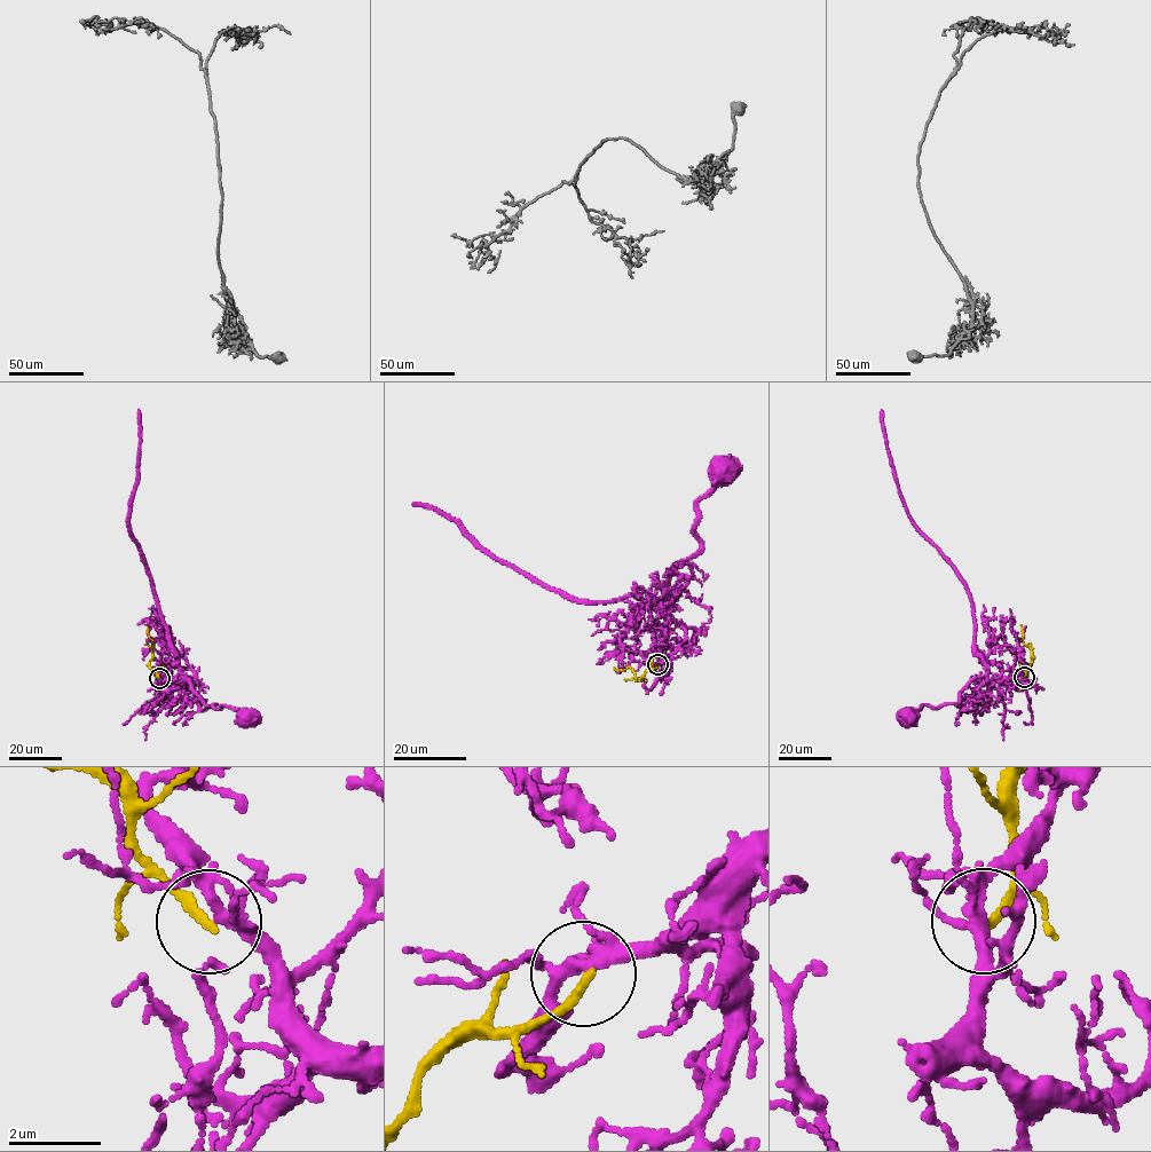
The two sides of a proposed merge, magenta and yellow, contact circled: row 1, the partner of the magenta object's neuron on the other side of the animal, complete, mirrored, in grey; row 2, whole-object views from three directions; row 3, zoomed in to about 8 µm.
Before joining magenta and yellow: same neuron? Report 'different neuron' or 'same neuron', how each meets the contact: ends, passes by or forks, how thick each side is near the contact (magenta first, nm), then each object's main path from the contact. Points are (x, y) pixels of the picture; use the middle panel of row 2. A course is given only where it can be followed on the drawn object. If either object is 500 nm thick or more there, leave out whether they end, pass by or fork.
different neuron; magenta forks there; yellow ends there; 240 nm thick on the magenta side, 200 nm on the other; magenta runs (659, 664), (685, 638), (664, 586), (700, 546), (696, 500), (715, 465), (725, 467); yellow runs (659, 664), (641, 680), (629, 668), (614, 668)

